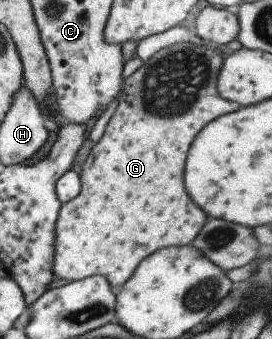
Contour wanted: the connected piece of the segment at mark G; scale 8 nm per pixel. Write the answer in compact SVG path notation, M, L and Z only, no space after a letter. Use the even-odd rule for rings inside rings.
M175 44L159 49L123 80L119 104L79 170L79 195L61 203L58 209L50 269L55 279L71 283L100 275L110 288L115 288L122 286L147 256L166 247L189 245L195 239L207 217L183 190L183 160L203 126L240 108L218 96L216 77L222 60L221 53L210 48Z

